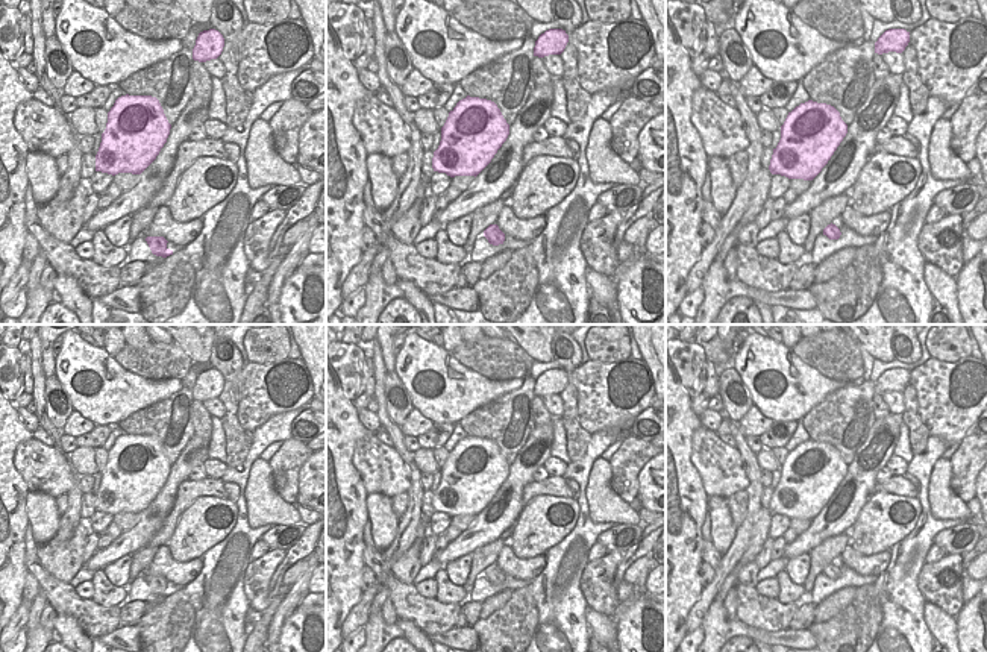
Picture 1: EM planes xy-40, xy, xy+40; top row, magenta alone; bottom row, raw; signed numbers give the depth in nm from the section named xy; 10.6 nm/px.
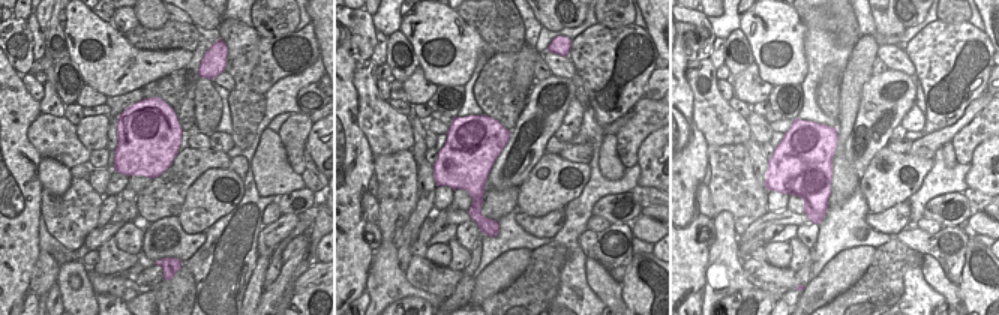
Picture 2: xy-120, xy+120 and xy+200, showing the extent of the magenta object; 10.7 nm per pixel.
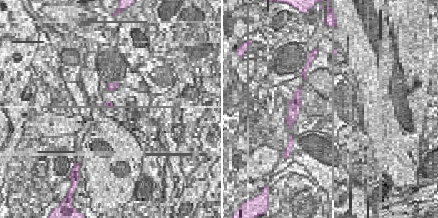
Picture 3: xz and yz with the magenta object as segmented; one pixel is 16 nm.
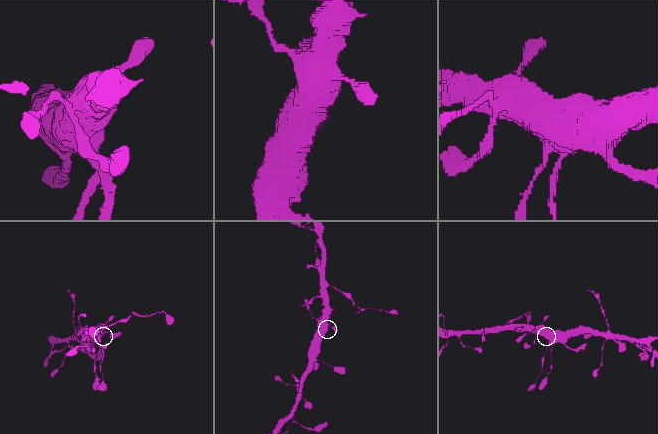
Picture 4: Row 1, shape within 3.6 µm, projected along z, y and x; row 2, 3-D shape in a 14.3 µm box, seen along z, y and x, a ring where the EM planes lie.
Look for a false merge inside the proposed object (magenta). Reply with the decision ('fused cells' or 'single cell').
single cell

